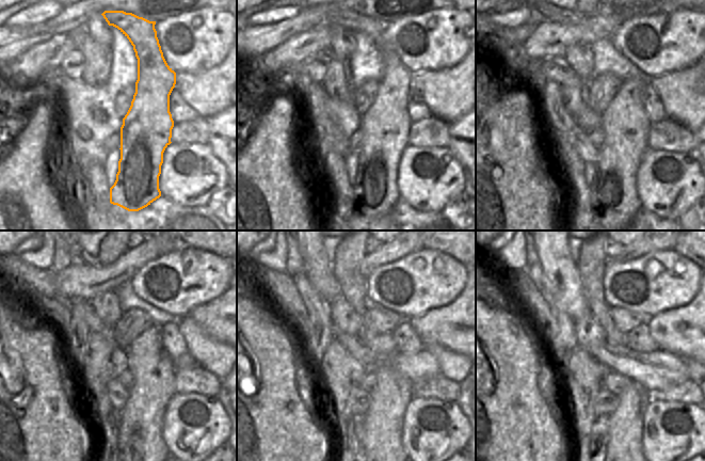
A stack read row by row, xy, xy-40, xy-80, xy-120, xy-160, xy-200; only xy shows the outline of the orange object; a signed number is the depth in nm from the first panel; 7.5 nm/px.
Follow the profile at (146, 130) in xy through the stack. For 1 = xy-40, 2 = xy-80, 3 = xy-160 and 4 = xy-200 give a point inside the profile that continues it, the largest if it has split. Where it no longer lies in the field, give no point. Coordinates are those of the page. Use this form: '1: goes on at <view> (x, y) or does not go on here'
1: goes on at xy-40 (386, 125)
2: goes on at xy-80 (613, 199)
3: goes on at xy-160 (382, 430)
4: goes on at xy-200 (624, 447)

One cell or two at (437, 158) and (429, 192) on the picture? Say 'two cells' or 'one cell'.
one cell

